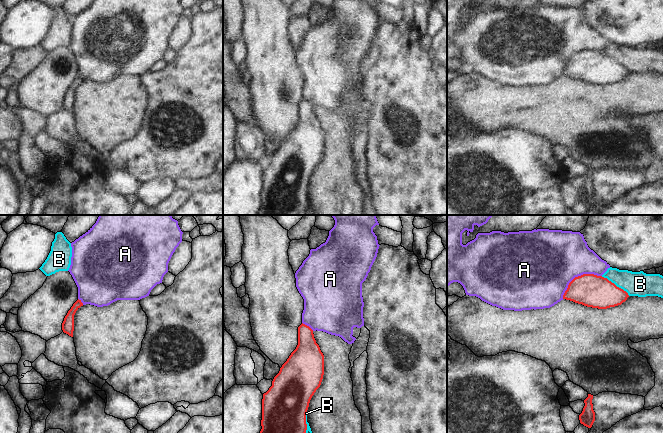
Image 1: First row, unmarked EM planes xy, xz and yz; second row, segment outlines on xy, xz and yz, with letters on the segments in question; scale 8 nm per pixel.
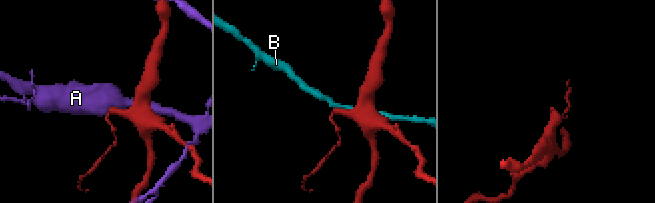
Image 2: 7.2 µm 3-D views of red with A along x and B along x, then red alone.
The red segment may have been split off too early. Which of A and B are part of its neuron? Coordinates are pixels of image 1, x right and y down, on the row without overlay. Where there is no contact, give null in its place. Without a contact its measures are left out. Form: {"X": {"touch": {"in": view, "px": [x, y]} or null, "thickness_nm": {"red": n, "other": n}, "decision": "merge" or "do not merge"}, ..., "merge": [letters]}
{"A": {"touch": {"in": "yz", "px": [578, 52]}, "thickness_nm": {"red": 260, "other": 460}, "decision": "do not merge"}, "B": {"touch": {"in": "yz", "px": [614, 60]}, "thickness_nm": {"red": 260, "other": 200}, "decision": "do not merge"}, "merge": []}

